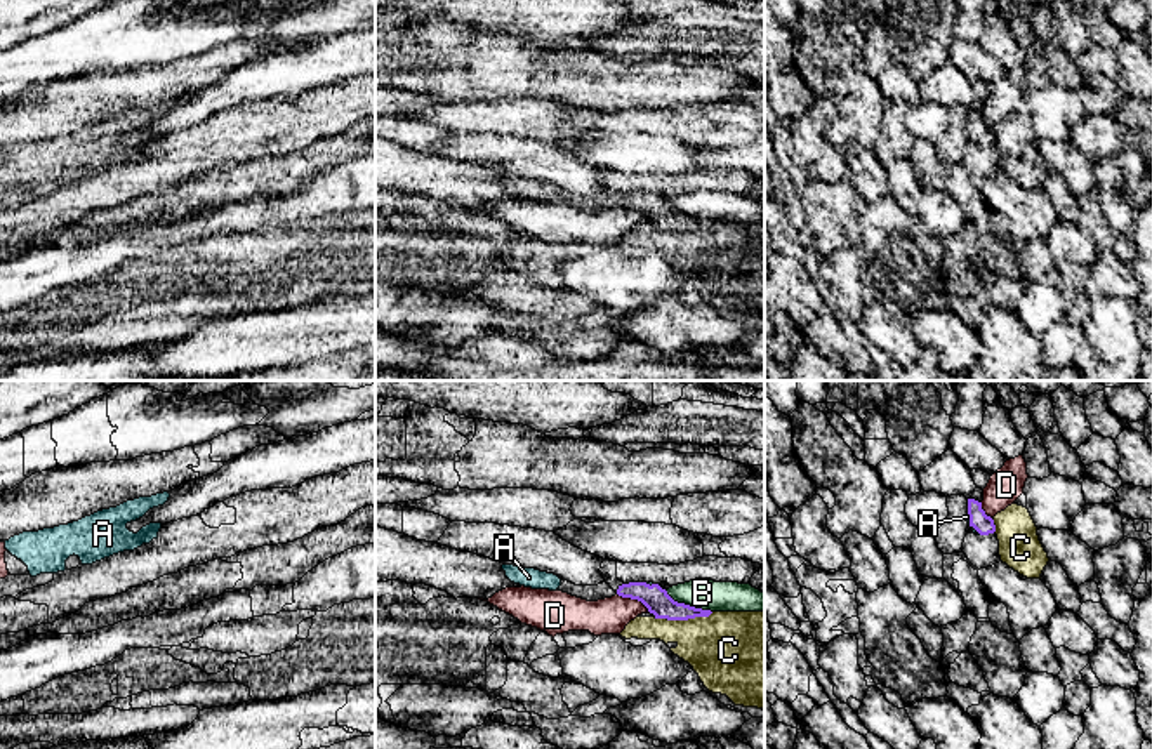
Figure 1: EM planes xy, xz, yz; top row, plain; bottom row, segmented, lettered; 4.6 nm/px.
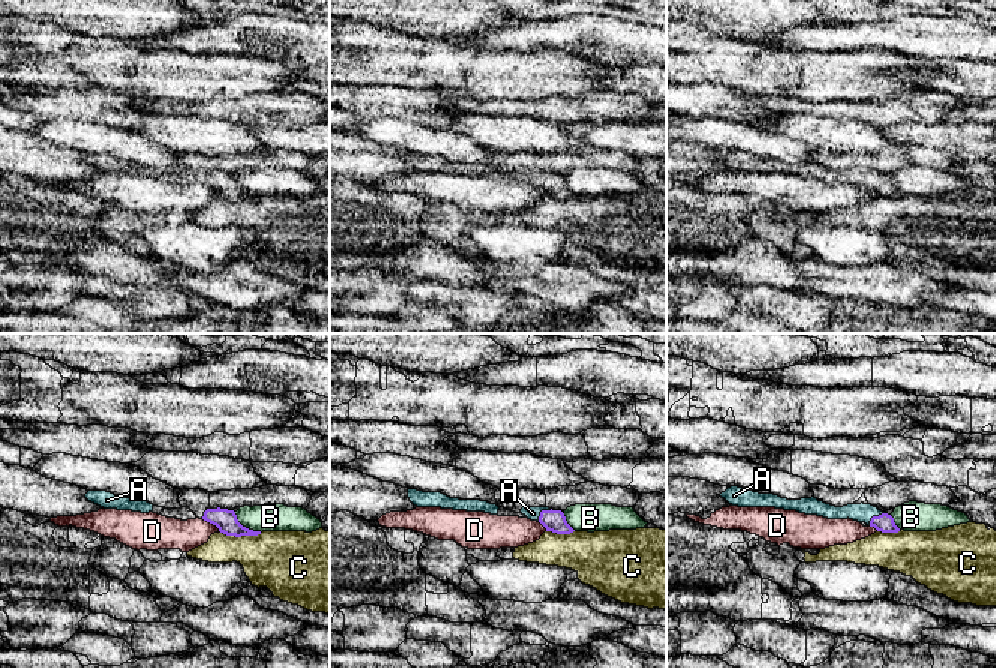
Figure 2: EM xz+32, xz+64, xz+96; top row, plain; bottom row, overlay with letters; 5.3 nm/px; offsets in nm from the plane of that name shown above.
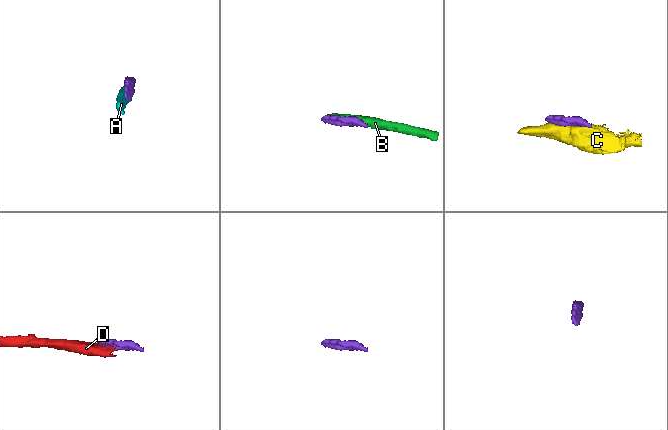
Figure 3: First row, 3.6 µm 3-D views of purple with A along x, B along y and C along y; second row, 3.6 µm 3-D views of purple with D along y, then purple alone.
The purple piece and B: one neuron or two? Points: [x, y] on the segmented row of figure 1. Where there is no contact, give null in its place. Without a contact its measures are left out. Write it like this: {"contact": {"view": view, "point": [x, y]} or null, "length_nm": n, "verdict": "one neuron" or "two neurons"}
{"contact": {"view": "xz", "point": [688, 605]}, "length_nm": 240, "verdict": "two neurons"}

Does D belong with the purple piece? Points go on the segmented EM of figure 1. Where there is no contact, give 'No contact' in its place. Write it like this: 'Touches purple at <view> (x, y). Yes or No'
Touches purple at xz (635, 598). No

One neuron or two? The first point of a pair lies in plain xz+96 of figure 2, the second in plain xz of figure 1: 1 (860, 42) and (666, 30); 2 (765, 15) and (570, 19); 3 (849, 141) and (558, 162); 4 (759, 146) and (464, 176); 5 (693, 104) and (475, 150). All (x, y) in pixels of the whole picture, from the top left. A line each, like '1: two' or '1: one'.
1: one
2: one
3: two
4: two
5: two

